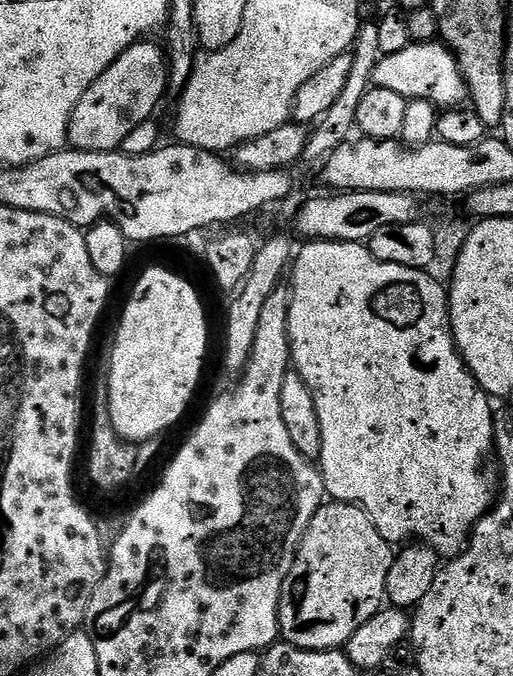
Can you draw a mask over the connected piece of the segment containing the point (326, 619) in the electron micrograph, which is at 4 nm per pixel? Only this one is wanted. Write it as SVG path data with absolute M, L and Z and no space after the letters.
M325 502L314 514L310 526L304 531L300 549L296 551L294 566L286 574L280 591L280 635L283 643L293 644L315 652L340 650L349 638L370 618L374 618L386 604L386 574L394 559L393 545L378 534L374 522L353 504Z

